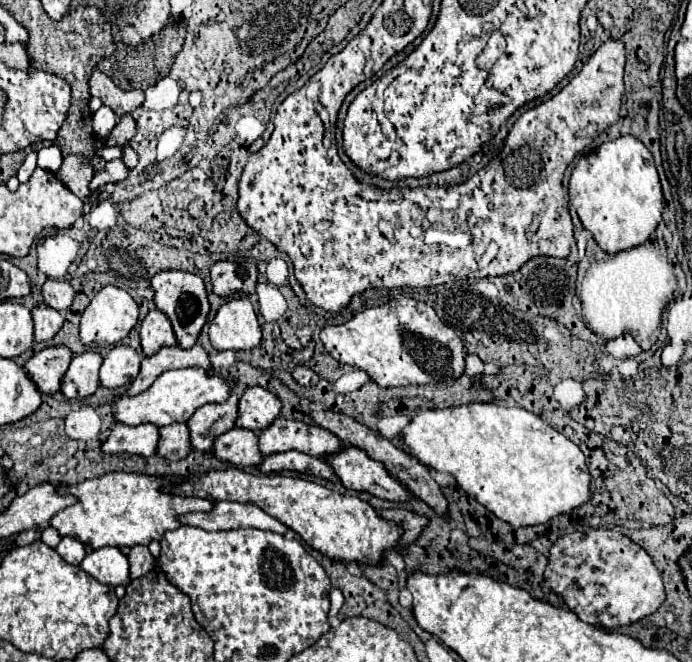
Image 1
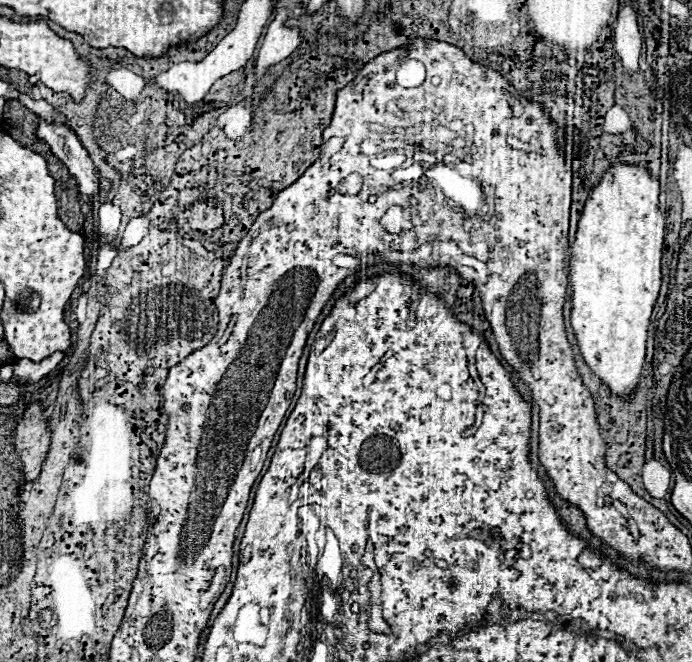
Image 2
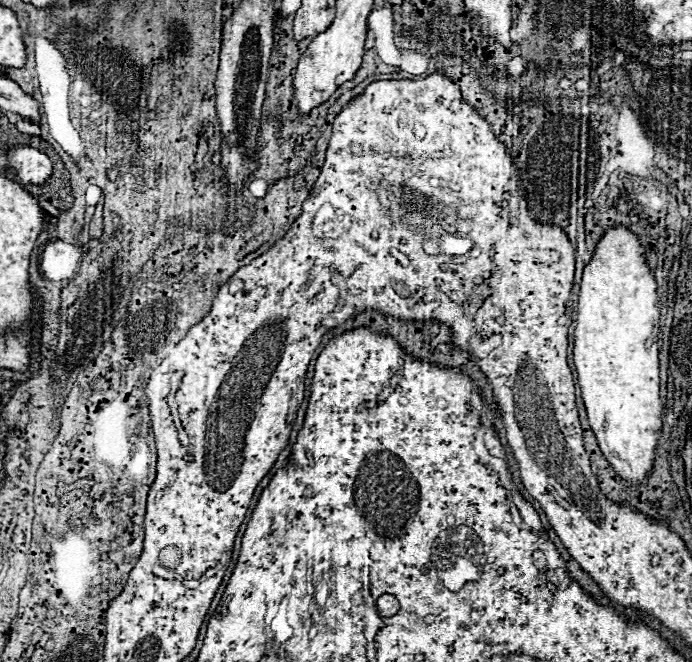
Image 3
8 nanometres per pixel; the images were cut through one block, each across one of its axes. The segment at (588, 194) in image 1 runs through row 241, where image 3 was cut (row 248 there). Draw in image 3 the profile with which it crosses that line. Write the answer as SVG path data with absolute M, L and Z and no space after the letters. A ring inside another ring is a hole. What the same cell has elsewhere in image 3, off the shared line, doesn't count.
M618 224L606 230L596 244L592 260L584 266L574 330L574 366L582 388L582 398L588 410L590 426L598 444L612 468L630 482L646 482L656 456L658 430L662 428L662 402L658 378L658 284L646 264L646 248L638 236Z

